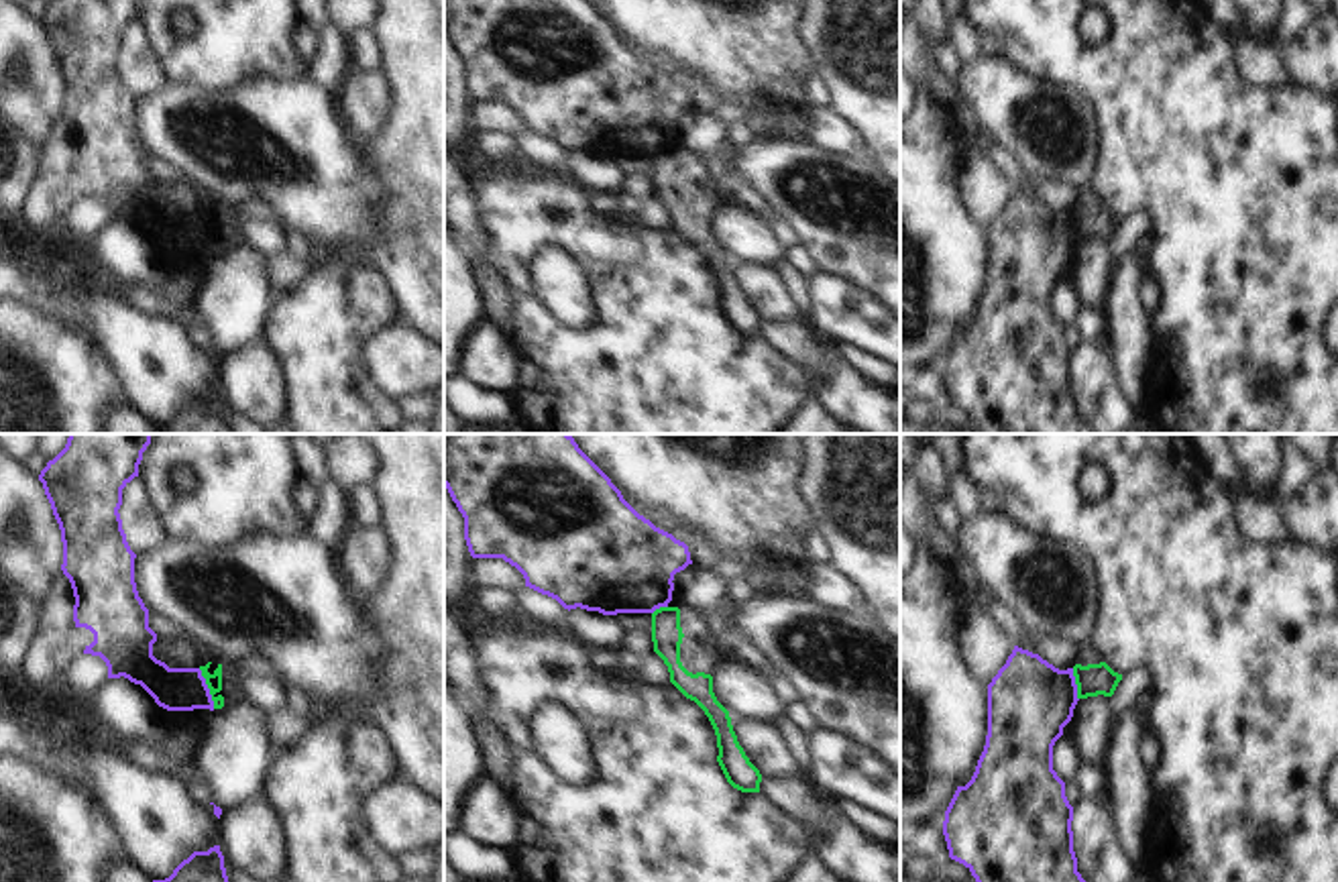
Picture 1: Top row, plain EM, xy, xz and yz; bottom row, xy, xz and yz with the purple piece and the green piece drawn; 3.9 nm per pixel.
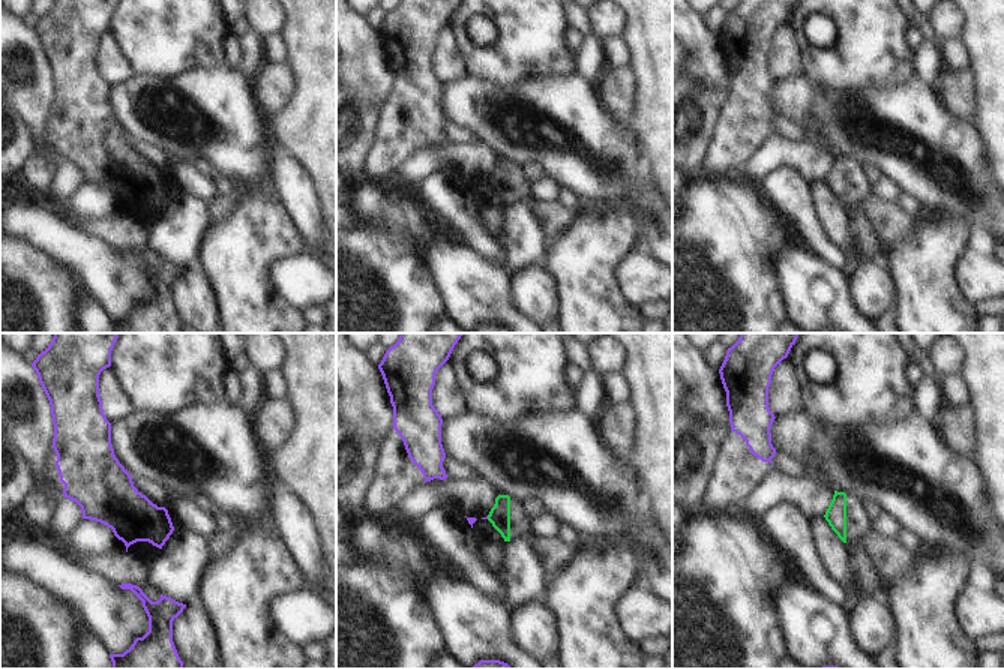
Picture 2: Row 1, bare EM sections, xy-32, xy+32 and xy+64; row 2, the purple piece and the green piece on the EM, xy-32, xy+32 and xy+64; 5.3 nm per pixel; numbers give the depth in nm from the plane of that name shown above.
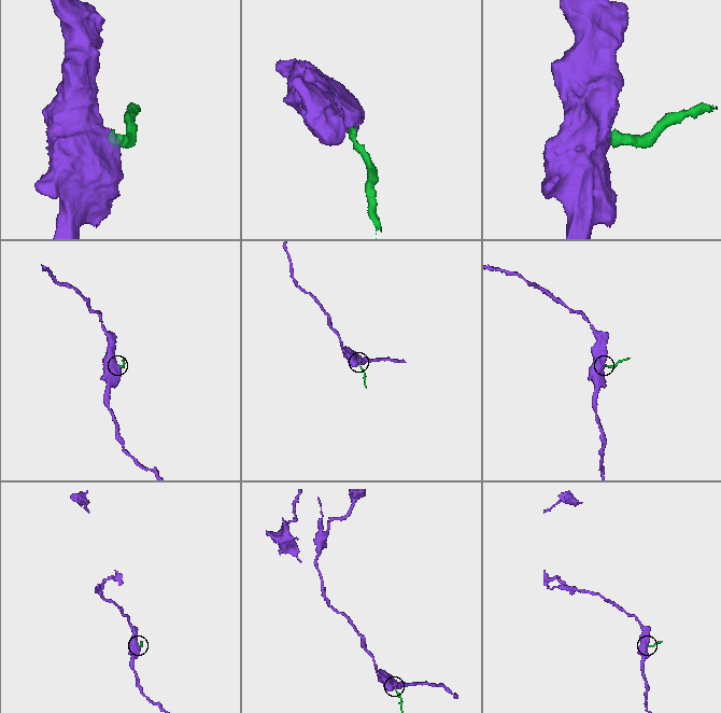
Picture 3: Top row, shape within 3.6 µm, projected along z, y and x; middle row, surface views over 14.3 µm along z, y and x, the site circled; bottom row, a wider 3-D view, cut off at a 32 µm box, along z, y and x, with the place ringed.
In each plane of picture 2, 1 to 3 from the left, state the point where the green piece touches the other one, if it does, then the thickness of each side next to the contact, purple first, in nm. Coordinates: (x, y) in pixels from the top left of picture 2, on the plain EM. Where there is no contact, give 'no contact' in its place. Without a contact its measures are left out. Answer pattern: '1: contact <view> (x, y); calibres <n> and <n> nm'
1: no contact
2: no contact
3: no contact

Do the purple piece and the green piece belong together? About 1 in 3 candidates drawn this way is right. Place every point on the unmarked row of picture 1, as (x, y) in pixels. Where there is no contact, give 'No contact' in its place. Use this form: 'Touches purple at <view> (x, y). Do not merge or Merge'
Touches purple at xy (208, 233). Do not merge.

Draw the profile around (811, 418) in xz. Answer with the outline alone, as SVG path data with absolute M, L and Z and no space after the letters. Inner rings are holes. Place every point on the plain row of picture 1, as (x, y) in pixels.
M806 399L806 403L776 434L841 434L845 426L831 418L825 407Z

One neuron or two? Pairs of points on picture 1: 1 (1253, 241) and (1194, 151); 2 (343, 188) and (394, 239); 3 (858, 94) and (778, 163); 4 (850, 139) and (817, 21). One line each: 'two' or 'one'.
1: one
2: two
3: two
4: two

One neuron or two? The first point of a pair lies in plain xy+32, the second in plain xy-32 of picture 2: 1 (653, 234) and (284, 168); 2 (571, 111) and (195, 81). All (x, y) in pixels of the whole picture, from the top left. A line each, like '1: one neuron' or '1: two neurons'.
1: one neuron
2: one neuron

